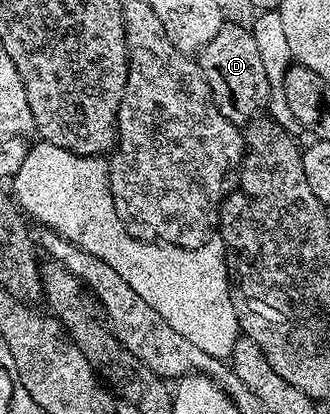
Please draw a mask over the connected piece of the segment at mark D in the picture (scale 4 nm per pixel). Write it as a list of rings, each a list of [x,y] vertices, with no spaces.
[[[225,22],[224,27],[218,29],[218,33],[214,33],[214,37],[210,37],[210,41],[200,48],[198,62],[202,77],[206,77],[206,85],[210,85],[214,105],[222,117],[237,125],[247,125],[263,112],[260,110],[268,103],[270,88],[258,44],[247,26]]]

